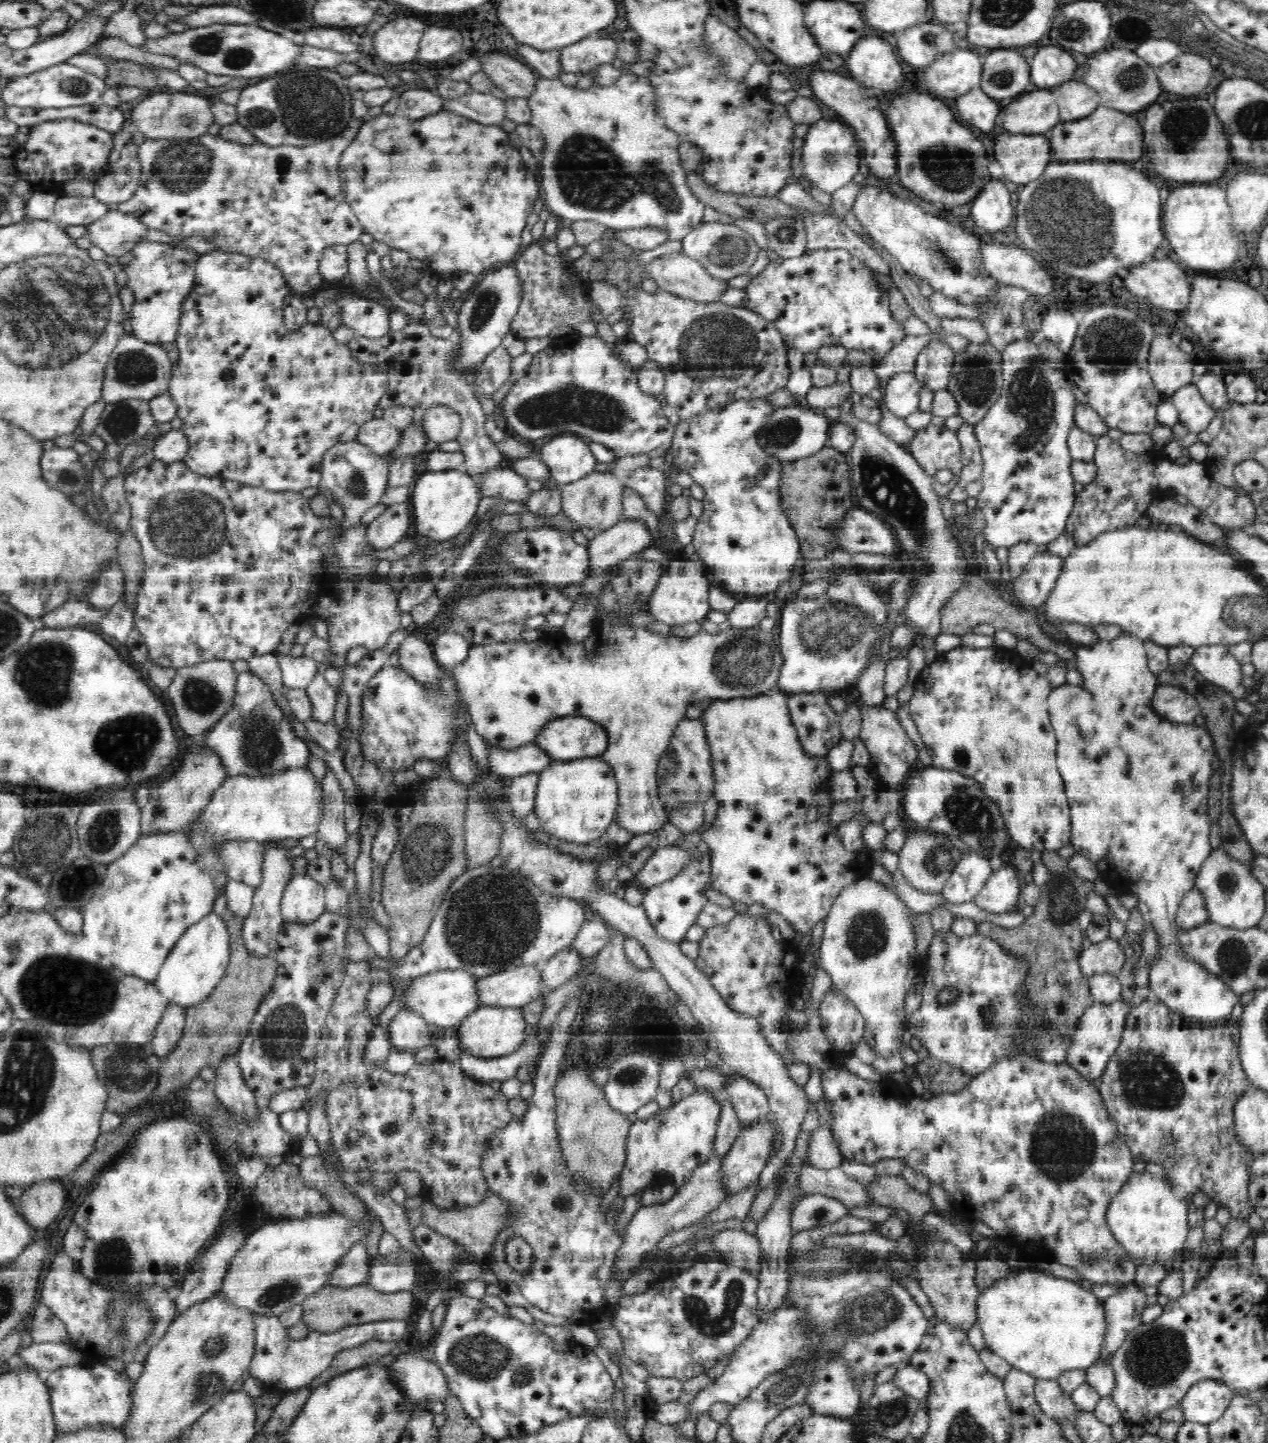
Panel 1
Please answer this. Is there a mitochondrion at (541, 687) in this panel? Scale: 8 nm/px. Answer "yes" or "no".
no

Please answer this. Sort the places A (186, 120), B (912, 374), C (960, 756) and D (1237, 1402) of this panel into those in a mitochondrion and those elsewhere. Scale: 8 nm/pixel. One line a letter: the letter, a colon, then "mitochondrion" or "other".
A: mitochondrion
B: other
C: mitochondrion
D: other

